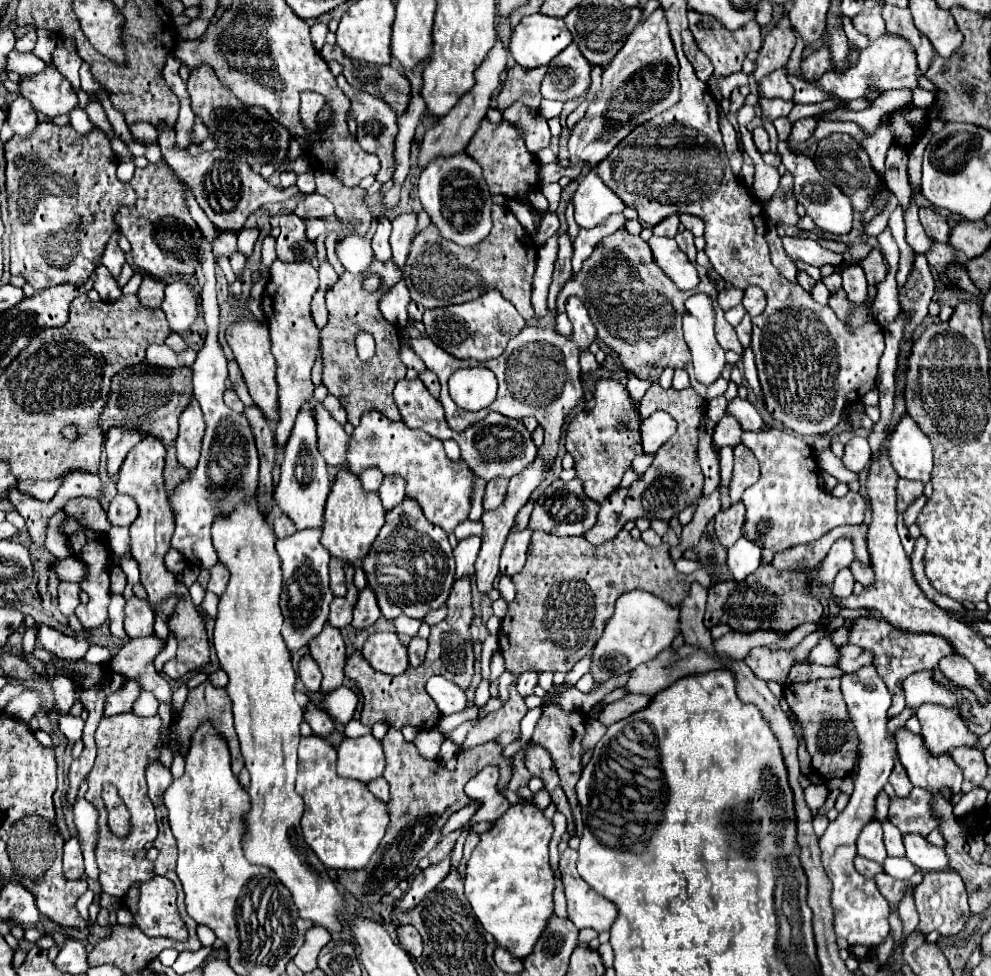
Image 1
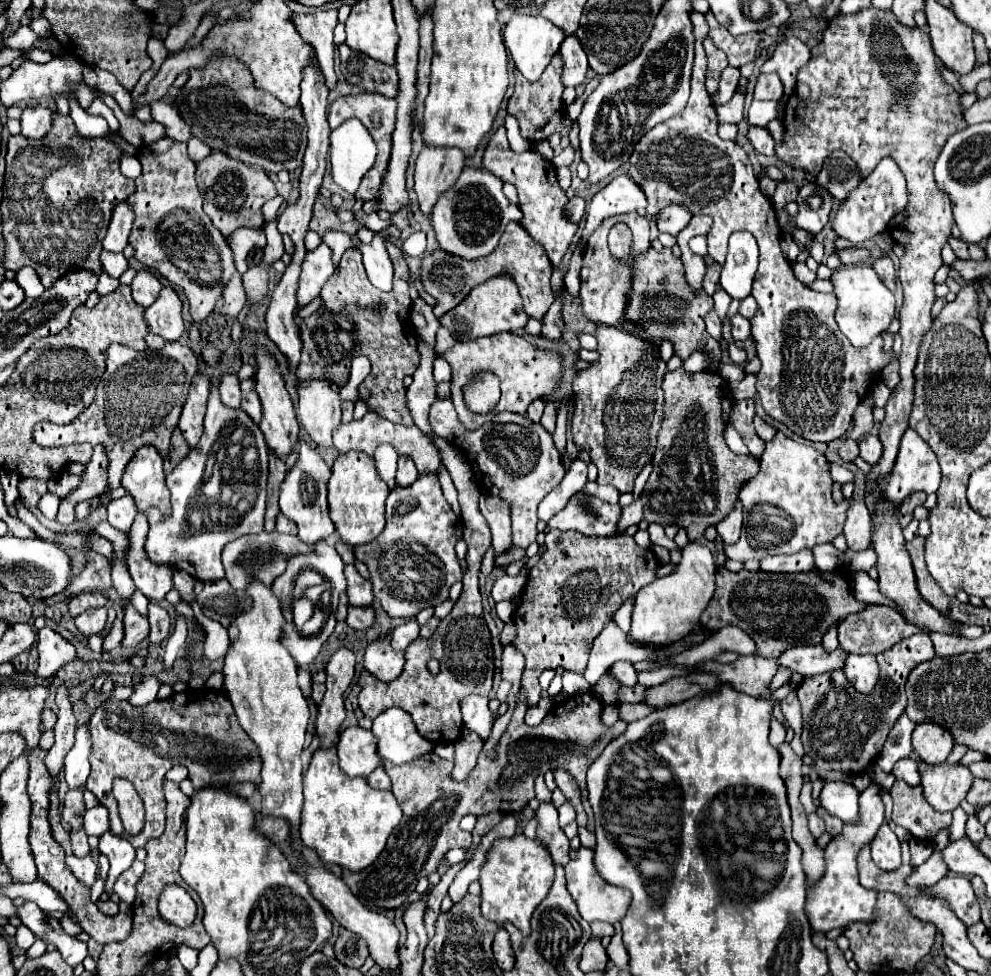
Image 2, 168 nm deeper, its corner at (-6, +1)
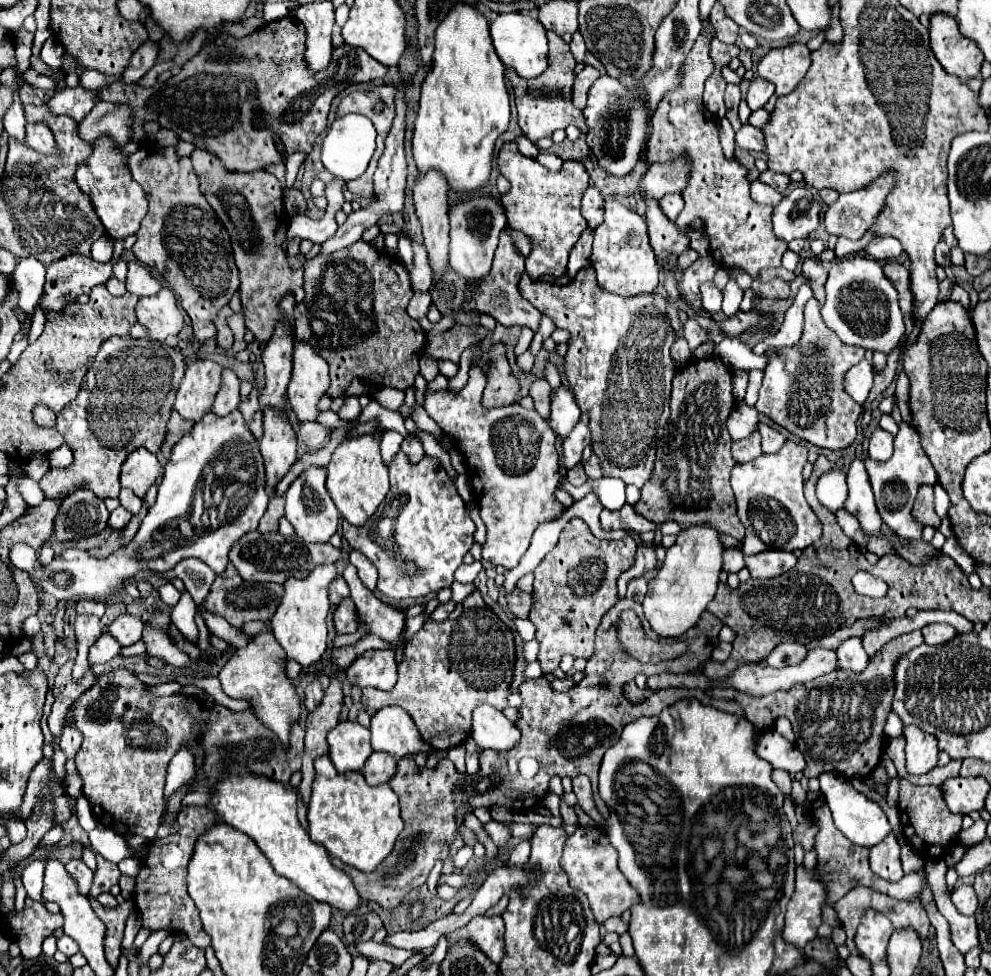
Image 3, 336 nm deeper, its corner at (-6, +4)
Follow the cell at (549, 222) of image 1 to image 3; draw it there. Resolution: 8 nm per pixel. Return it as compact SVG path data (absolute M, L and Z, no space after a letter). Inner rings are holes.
M590 186L582 196L582 214L586 220L596 220L596 228L602 224L604 198L596 186Z

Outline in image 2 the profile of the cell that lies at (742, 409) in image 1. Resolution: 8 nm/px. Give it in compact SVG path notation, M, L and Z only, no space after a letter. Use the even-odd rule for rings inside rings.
M754 417L754 427L756 427L756 433L760 435L760 439L764 439L764 441L770 441L774 437L774 433L776 433L776 429L772 425L768 425L760 417Z

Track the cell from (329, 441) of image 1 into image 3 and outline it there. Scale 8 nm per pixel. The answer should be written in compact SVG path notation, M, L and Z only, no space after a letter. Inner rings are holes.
M294 340L292 352L292 380L288 384L288 402L300 422L316 420L318 400L326 394L330 384L328 364L306 344L306 340Z

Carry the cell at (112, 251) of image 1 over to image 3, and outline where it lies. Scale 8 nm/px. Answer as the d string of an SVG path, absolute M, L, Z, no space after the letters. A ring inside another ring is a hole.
M98 136L98 140L92 142L90 160L82 162L74 174L78 188L82 190L82 194L90 196L90 202L106 228L106 234L114 240L128 238L130 234L134 234L140 228L140 222L148 210L146 196L142 188L132 180L128 162L124 160L120 148L122 146L114 142L110 136Z

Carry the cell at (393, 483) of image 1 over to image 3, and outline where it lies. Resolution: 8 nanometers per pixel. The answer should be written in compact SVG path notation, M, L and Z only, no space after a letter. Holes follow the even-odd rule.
M408 436L404 438L402 442L402 452L406 452L406 456L412 460L412 462L418 462L422 460L426 454L424 454L424 448L422 448L422 442L416 438L416 436Z

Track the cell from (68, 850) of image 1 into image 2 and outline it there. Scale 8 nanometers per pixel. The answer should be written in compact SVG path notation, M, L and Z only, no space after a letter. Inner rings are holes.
M70 855L66 857L66 865L70 867L70 871L76 875L78 881L82 881L86 887L90 887L96 879L96 863L92 861L92 855L86 855L86 857L76 857L76 855Z

